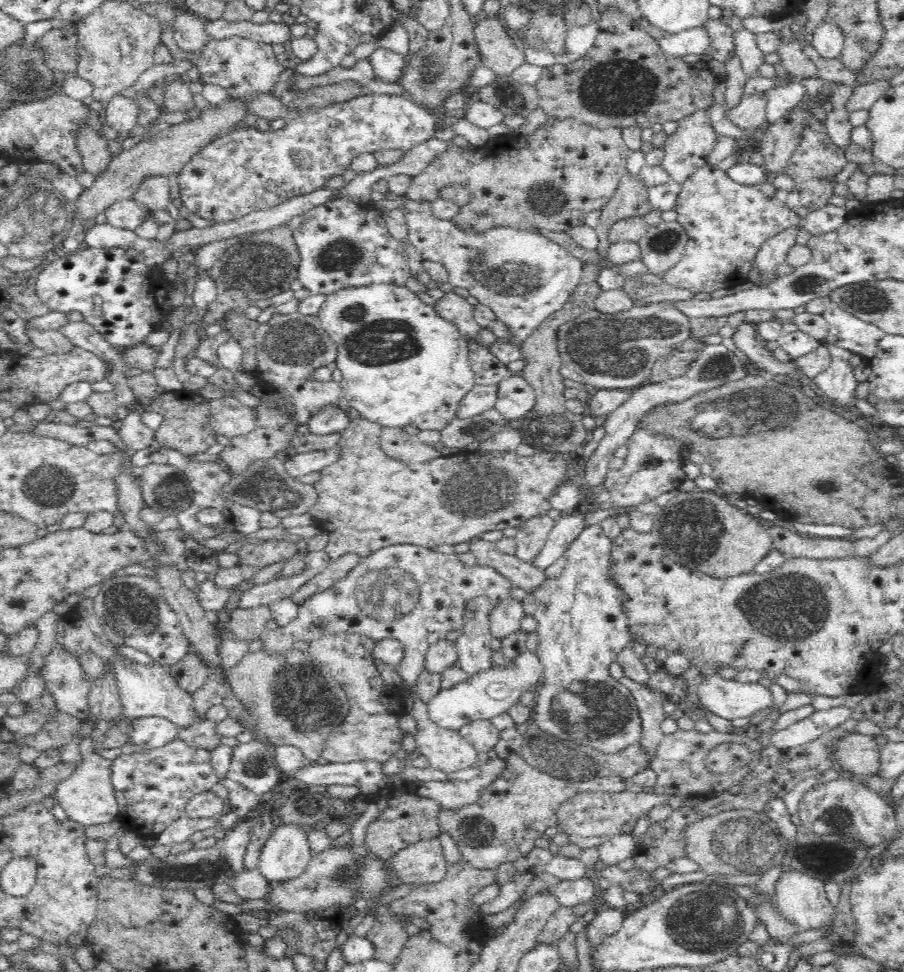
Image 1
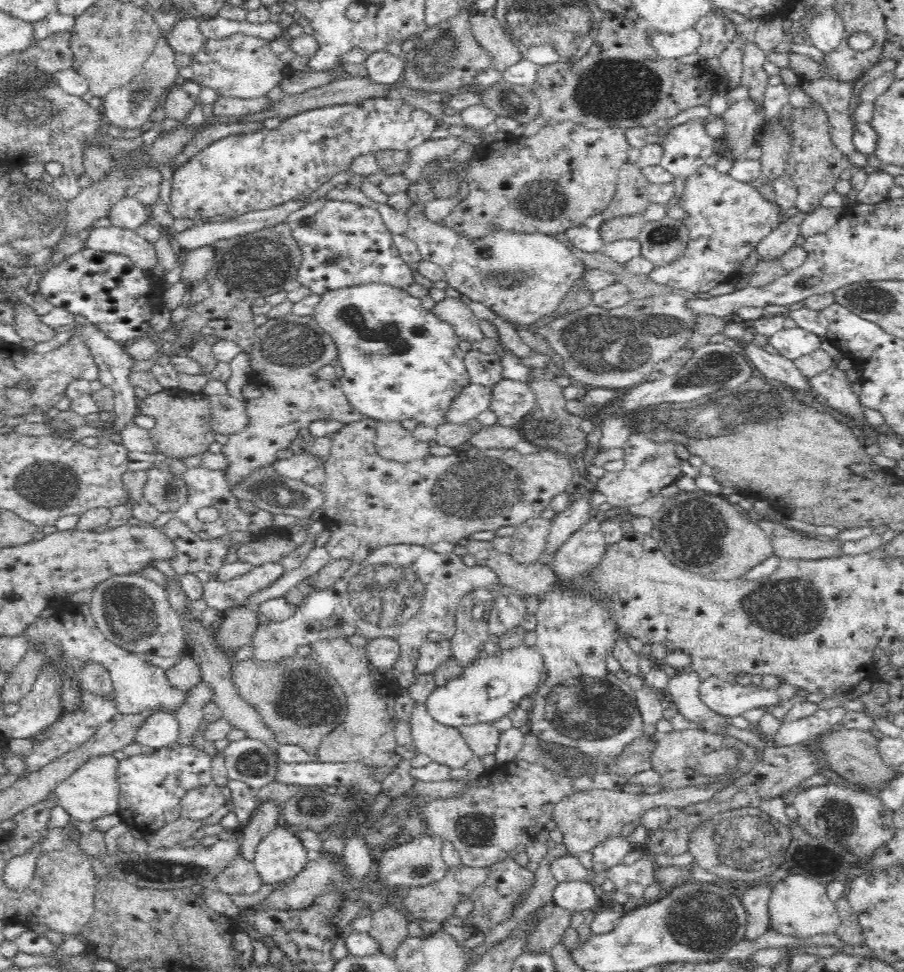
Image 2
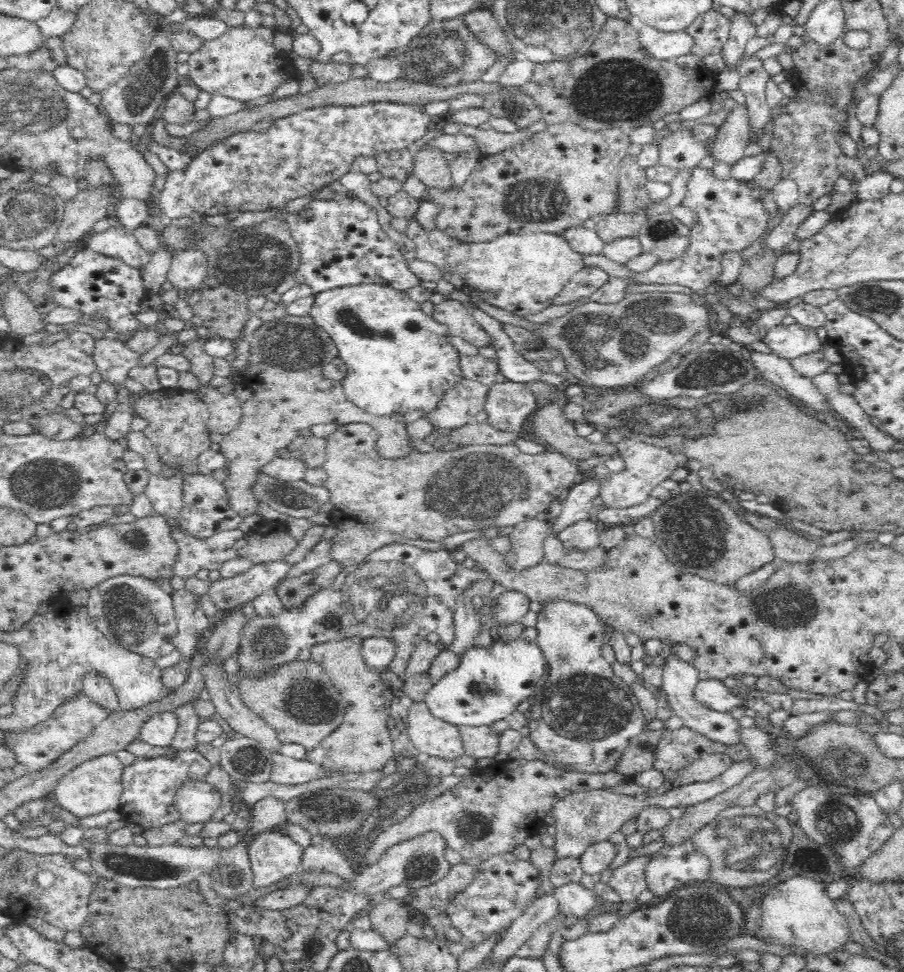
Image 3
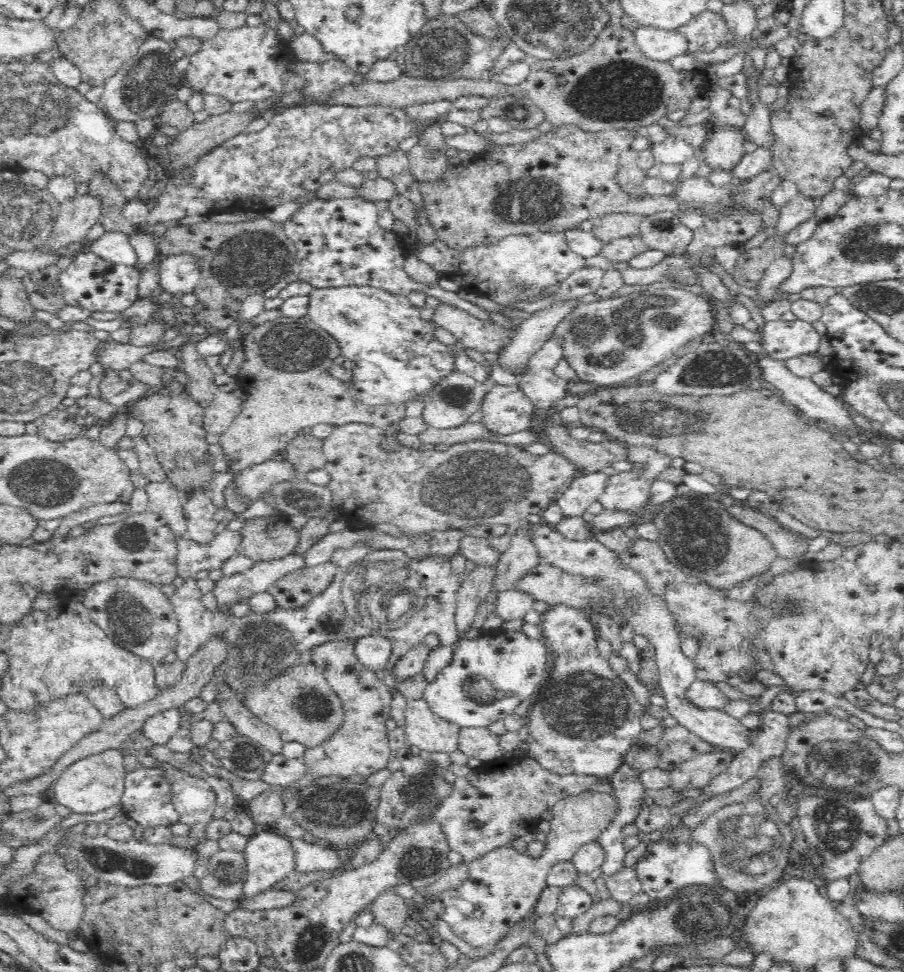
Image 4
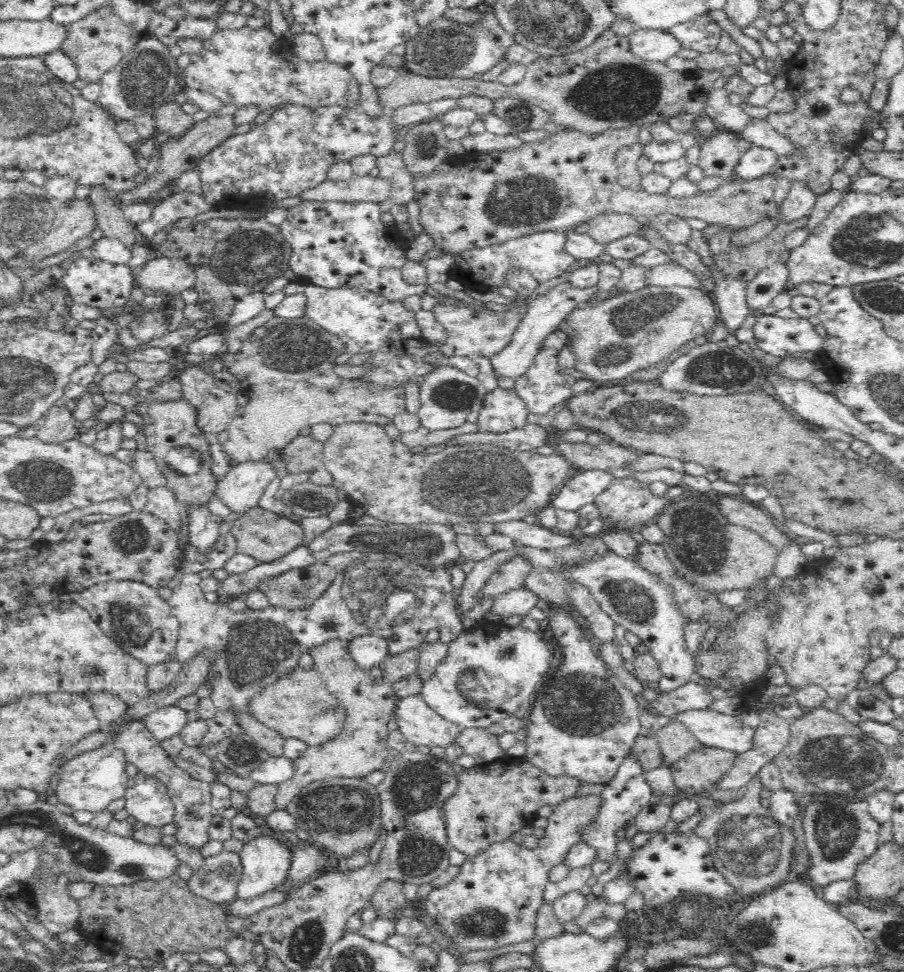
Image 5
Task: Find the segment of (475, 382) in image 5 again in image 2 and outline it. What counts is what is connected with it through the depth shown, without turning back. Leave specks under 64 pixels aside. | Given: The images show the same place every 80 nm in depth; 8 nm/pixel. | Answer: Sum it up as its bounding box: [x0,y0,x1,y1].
[444,383,492,426]

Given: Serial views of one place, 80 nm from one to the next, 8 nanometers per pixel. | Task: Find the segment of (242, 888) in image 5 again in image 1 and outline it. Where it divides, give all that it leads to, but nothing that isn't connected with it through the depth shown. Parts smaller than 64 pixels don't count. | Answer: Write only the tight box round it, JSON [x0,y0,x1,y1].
[257,823,311,884]

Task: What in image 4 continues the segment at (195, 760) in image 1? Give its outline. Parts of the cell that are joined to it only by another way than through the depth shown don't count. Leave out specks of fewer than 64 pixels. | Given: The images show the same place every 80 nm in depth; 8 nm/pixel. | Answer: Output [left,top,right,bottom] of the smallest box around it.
[121,766,179,829]

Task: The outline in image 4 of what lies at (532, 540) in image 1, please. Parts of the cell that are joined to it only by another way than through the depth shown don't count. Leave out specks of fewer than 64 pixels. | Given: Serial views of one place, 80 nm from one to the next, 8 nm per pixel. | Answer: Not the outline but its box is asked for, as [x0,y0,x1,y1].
[489,534,540,593]

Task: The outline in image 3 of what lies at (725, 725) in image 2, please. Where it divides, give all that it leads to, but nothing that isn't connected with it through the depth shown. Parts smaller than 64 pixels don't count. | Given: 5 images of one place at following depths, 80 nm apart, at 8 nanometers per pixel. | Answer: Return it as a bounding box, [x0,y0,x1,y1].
[658,640,742,746]

